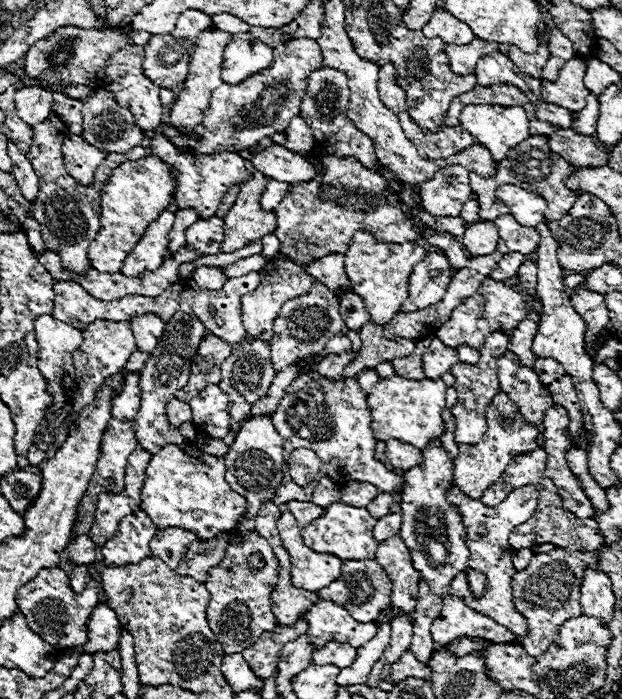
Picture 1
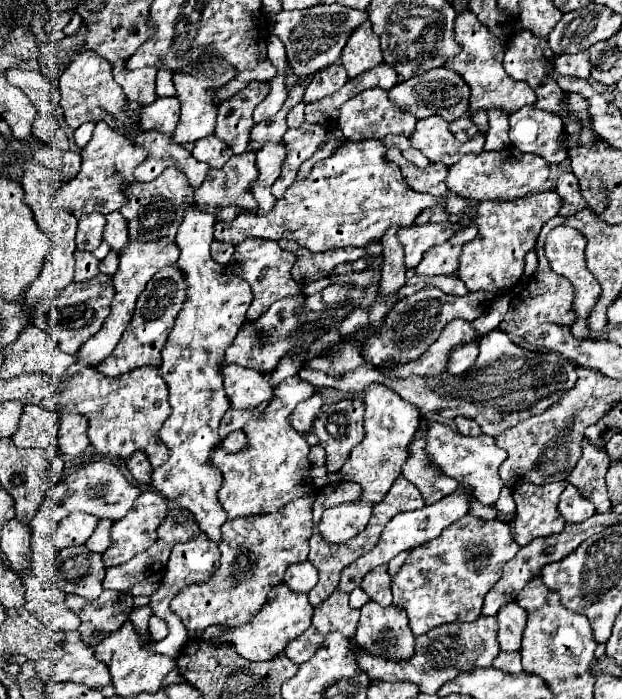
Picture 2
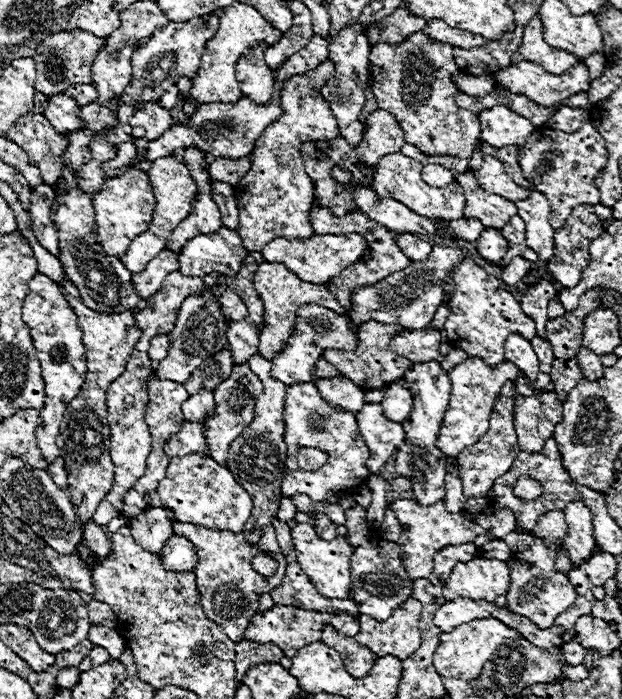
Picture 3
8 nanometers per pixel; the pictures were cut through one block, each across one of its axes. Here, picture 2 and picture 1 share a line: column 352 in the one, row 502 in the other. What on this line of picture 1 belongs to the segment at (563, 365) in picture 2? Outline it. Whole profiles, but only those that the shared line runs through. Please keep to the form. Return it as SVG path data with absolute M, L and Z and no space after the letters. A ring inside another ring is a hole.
M378 494L366 508L368 508L368 512L370 512L372 518L382 518L382 516L386 516L386 514L390 512L390 504L392 504L392 502L394 502L392 496L388 496L388 494Z

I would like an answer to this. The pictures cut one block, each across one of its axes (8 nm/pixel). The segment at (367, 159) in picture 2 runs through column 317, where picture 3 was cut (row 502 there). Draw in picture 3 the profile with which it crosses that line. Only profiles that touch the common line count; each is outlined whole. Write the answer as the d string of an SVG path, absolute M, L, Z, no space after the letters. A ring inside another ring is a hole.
M200 452L170 460L166 478L160 480L158 496L168 508L176 512L178 522L196 524L210 530L242 532L252 512L252 498L244 488L240 488L234 474L226 466L220 466L210 456Z

